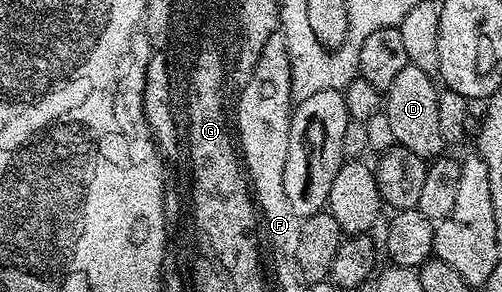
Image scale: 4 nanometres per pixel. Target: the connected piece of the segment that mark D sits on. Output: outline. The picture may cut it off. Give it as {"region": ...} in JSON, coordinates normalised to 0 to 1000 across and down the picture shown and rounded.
{"region":[[[811,216],[805,243],[793,247],[789,271],[781,271],[775,305],[765,318],[765,384],[773,401],[775,432],[781,435],[787,486],[847,545],[871,541],[884,507],[873,380],[876,305],[869,277],[865,295],[865,277],[867,267],[859,253]]]}

